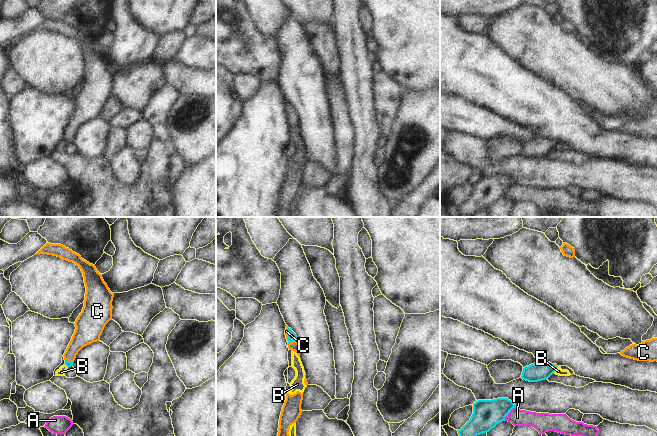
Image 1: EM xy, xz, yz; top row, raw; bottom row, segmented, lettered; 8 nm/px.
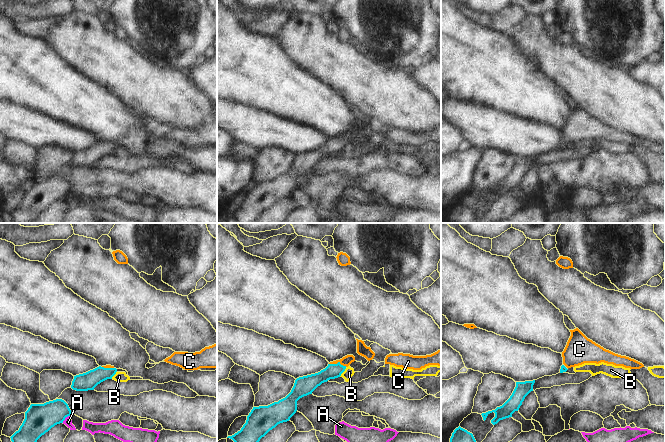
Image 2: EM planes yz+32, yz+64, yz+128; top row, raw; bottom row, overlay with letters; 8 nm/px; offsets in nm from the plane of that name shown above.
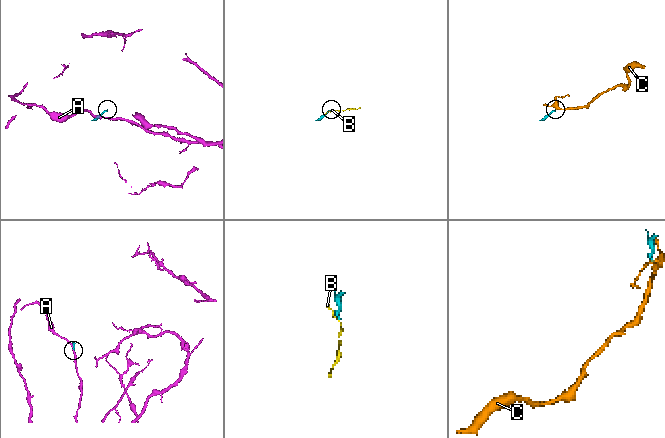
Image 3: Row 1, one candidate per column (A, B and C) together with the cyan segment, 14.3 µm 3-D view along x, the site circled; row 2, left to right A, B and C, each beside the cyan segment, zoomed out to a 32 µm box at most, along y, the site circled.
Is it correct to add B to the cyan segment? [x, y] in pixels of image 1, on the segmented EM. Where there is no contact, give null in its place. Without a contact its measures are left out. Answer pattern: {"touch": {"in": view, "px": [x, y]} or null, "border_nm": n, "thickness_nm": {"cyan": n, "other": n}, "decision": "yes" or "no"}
{"touch": {"in": "yz", "px": [555, 369]}, "border_nm": 80, "thickness_nm": {"cyan": 150, "other": 60}, "decision": "no"}

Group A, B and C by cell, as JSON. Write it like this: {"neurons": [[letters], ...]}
{"neurons": [["A"], ["B"], ["C"]]}

